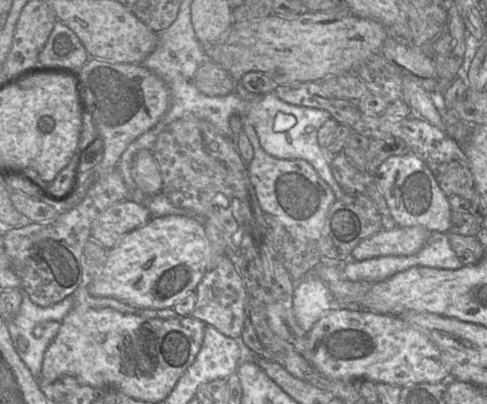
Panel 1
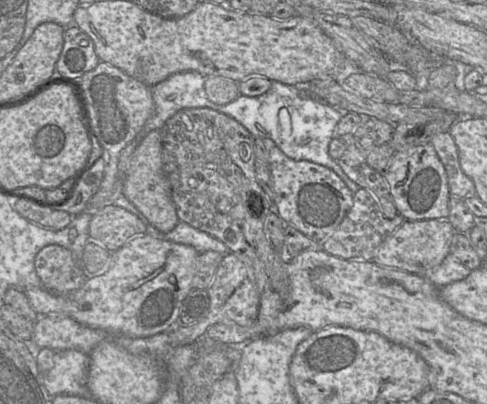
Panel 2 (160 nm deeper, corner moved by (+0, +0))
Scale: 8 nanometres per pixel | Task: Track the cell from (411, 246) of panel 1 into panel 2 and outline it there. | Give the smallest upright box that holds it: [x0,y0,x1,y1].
[373,220,455,275]

